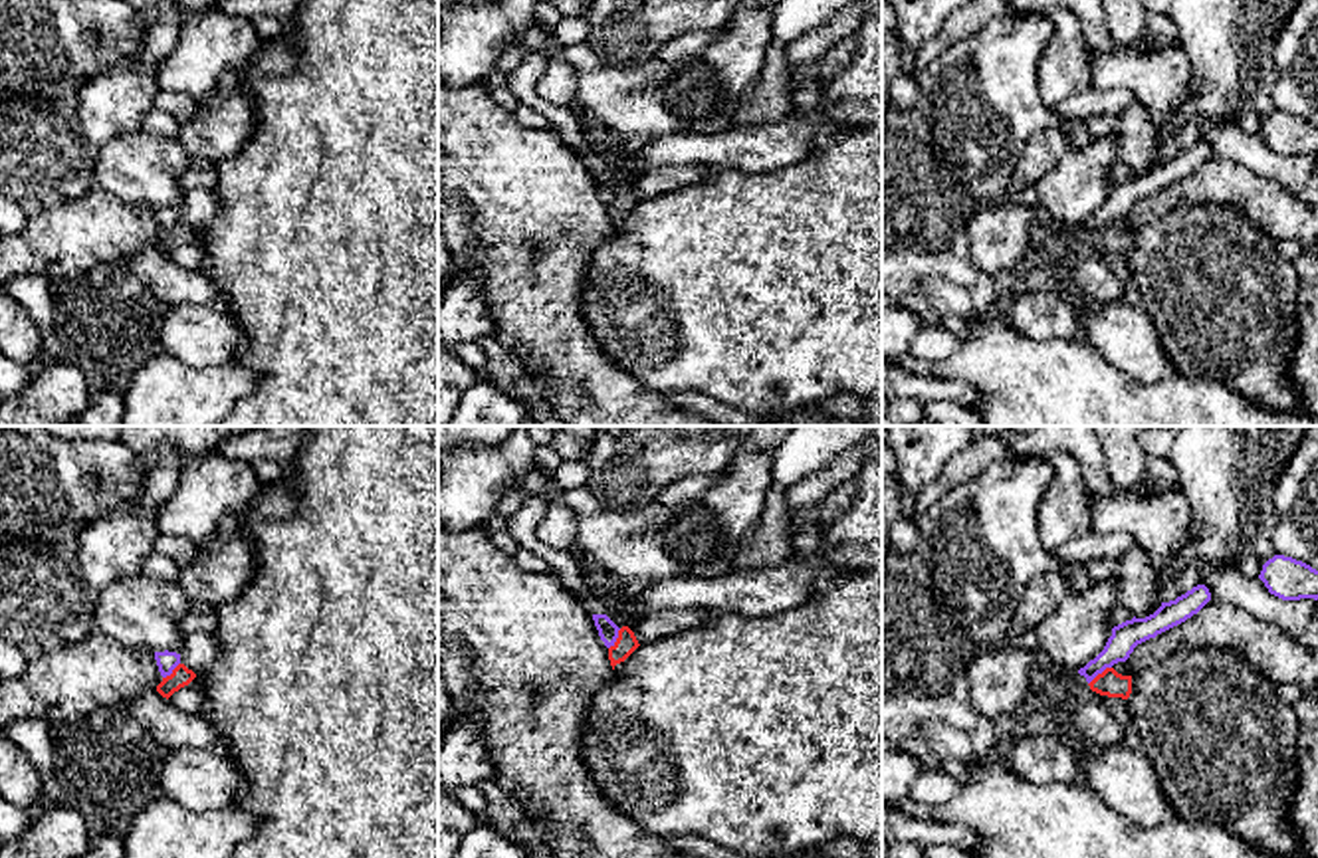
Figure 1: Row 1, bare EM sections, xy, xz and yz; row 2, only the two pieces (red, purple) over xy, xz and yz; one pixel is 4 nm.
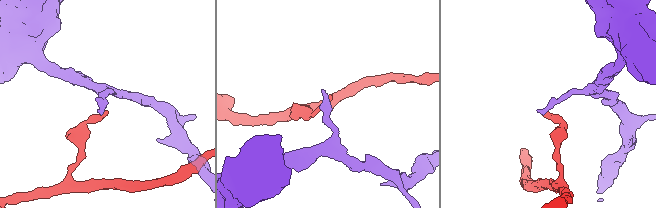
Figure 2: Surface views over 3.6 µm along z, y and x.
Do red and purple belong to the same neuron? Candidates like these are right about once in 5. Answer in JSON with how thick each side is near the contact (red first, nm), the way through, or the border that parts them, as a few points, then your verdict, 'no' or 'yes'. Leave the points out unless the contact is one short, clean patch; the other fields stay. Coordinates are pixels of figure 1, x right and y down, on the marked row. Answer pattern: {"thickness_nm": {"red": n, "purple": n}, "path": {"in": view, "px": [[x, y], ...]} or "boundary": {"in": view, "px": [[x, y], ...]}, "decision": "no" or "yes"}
{"thickness_nm": {"red": 110, "purple": 110}, "boundary": {"in": "yz", "px": [[1110, 666], [1089, 684]]}, "decision": "no"}

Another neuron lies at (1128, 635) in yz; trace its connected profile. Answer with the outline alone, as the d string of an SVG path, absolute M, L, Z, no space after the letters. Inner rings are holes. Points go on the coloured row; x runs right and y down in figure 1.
M1197 585L1175 600L1161 602L1153 614L1146 618L1134 616L1132 620L1114 626L1104 650L1084 668L1080 668L1078 674L1084 676L1090 684L1106 668L1112 668L1118 662L1126 662L1138 644L1185 622L1209 600L1209 589L1205 585Z

